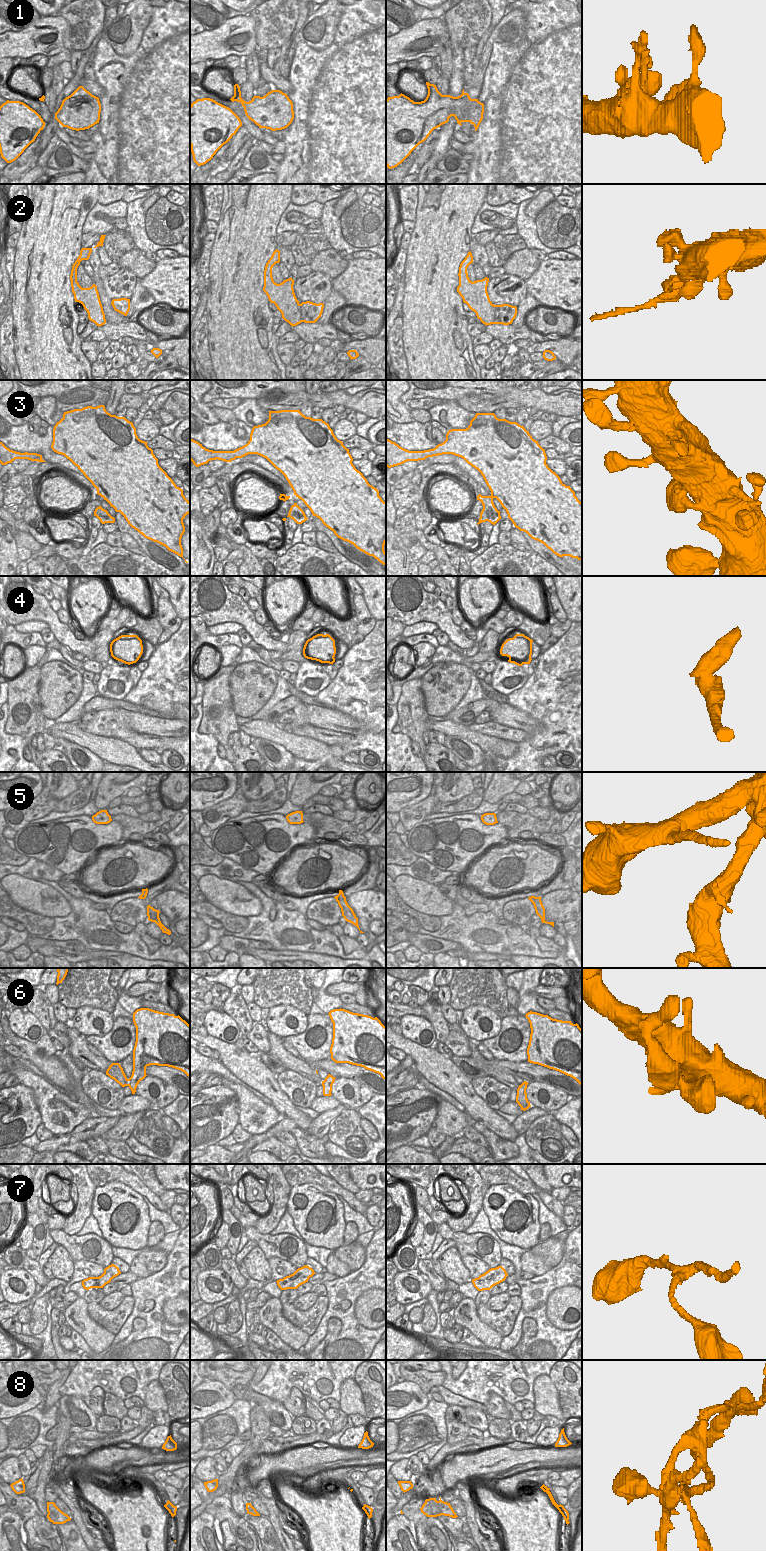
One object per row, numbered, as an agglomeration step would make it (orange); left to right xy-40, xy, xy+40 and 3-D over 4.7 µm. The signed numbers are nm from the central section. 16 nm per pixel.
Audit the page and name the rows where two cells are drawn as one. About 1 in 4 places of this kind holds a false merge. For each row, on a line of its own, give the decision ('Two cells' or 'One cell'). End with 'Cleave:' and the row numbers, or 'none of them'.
1: One cell
2: One cell
3: One cell
4: Two cells
5: One cell
6: One cell
7: One cell
8: Two cells
Cleave: 4, 8.

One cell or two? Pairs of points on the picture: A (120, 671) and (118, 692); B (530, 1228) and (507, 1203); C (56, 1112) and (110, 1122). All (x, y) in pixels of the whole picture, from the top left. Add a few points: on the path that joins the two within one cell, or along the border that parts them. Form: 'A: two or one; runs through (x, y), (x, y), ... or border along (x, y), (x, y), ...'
A: one; runs through (118, 676), (118, 687)
B: one; runs through (534, 1216), (533, 1204), (519, 1199)
C: two; border along (90, 1116), (68, 1132)

